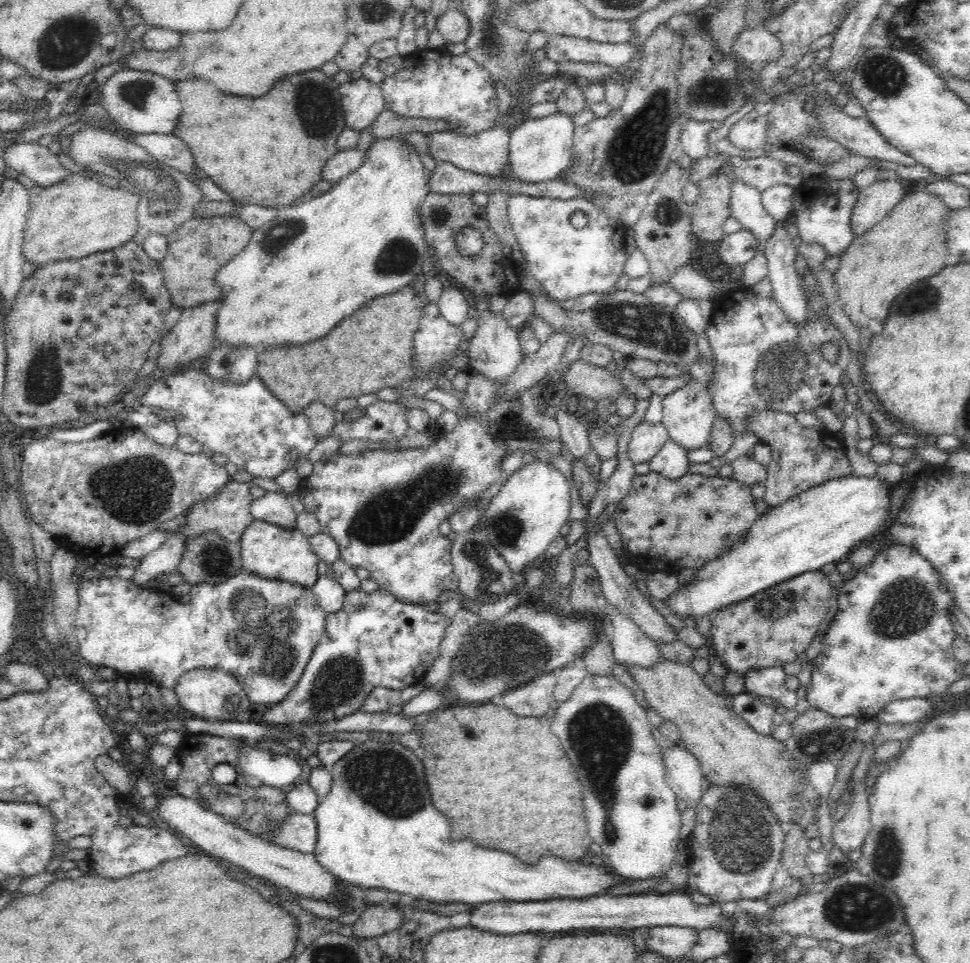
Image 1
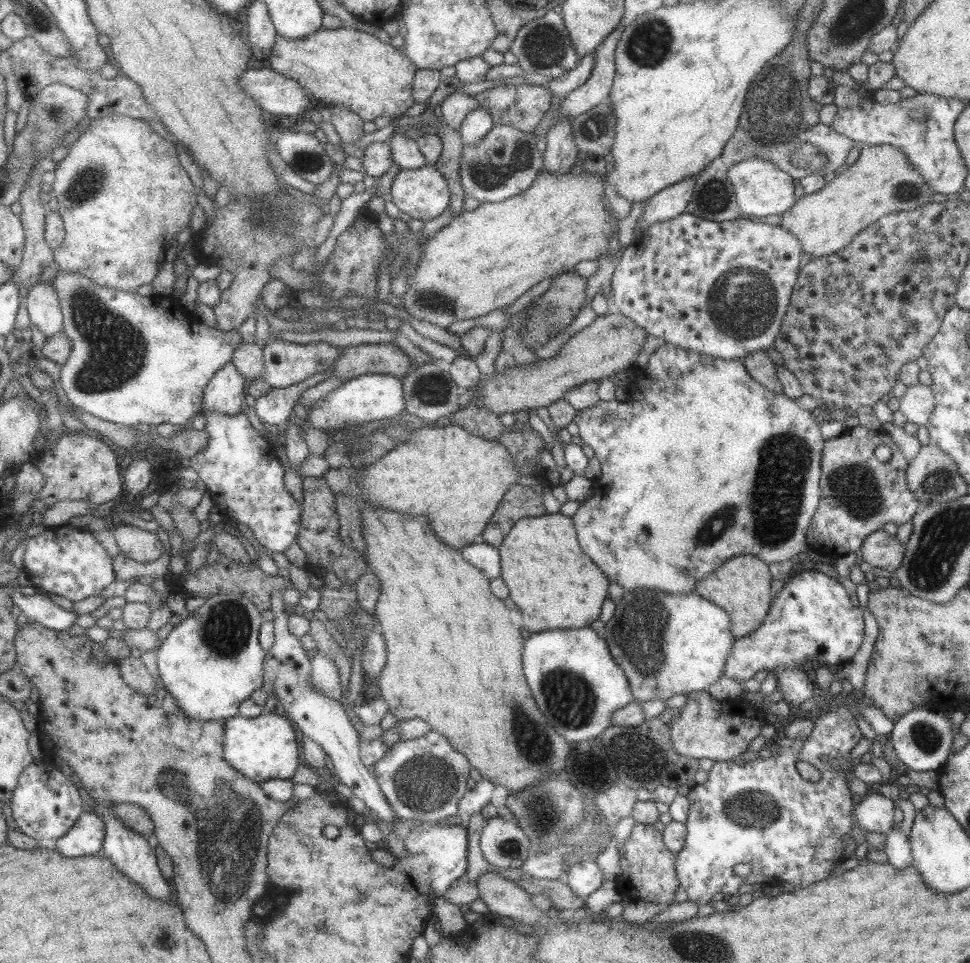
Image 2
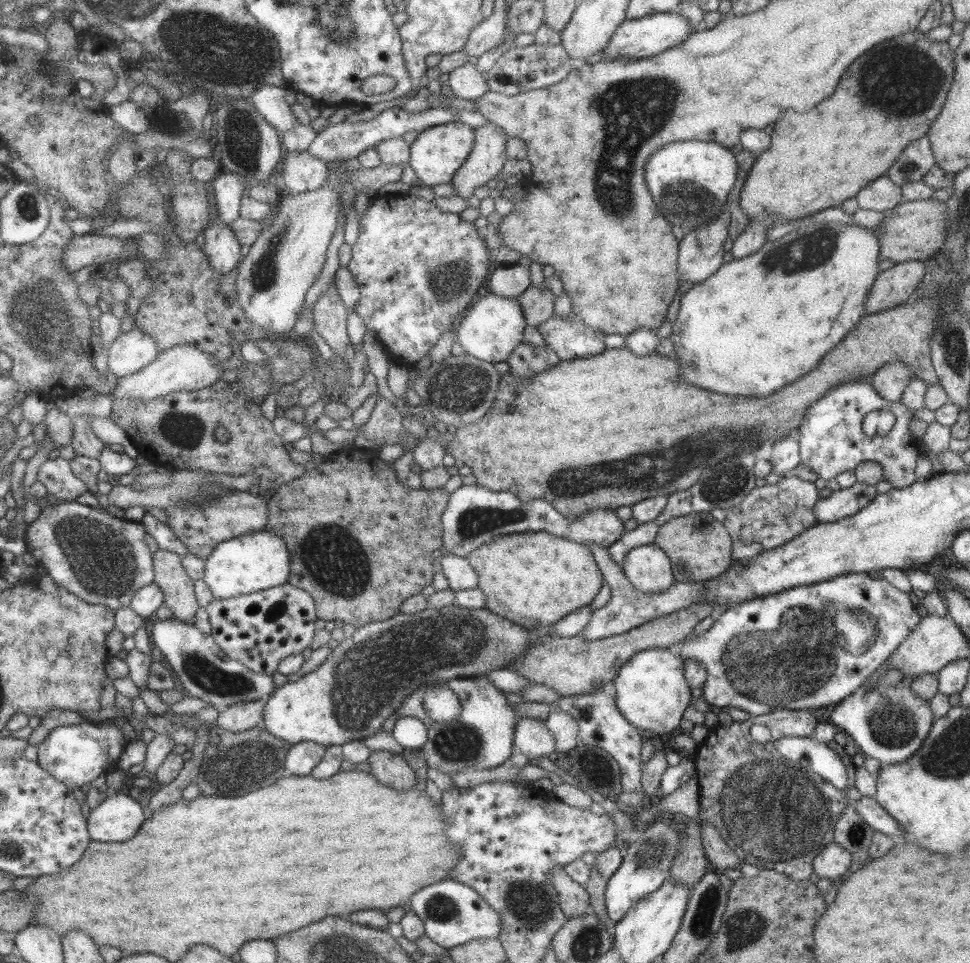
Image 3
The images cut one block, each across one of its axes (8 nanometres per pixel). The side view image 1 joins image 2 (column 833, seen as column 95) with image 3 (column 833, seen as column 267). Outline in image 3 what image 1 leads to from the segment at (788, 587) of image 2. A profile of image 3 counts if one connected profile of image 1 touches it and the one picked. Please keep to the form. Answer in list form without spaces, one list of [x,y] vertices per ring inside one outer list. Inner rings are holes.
[[[847,573],[819,584],[731,603],[707,632],[683,640],[677,652],[681,660],[697,660],[706,668],[702,696],[709,705],[723,709],[741,706],[741,700],[745,698],[770,706],[743,708],[750,715],[762,715],[781,707],[798,711],[837,704],[855,692],[863,680],[899,647],[919,620],[908,593],[893,588],[873,574]]]

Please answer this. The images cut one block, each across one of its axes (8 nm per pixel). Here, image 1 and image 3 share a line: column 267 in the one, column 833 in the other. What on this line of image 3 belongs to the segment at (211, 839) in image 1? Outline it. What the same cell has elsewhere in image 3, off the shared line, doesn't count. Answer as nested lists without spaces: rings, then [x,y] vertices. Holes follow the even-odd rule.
[[[831,842],[812,861],[813,872],[819,878],[829,879],[831,882],[839,878],[845,870],[849,869],[851,863],[851,853],[846,852],[837,844]]]

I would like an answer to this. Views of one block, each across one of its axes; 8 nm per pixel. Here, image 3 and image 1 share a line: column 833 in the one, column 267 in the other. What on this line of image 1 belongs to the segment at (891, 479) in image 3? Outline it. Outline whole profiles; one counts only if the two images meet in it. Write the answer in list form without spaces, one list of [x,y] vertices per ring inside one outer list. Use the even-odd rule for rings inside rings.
[[[190,367],[189,370],[172,372],[170,376],[159,379],[140,396],[137,407],[143,411],[156,415],[156,412],[167,412],[169,421],[164,421],[171,430],[197,440],[202,446],[210,448],[214,454],[224,454],[238,469],[250,472],[253,476],[269,478],[276,476],[282,469],[294,465],[325,438],[318,438],[310,429],[307,416],[303,411],[292,411],[284,405],[264,384],[257,374],[250,376],[247,382],[233,384],[221,382],[213,378],[206,370]]]

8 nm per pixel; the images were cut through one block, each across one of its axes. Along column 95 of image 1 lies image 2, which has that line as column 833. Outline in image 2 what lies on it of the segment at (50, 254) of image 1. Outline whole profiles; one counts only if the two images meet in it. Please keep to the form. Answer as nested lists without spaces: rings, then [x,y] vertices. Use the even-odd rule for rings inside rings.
[[[866,145],[853,165],[842,168],[823,188],[804,194],[781,215],[781,228],[791,232],[805,254],[827,256],[847,246],[868,224],[890,212],[908,211],[931,201],[933,190],[915,172],[903,152],[891,145]]]

